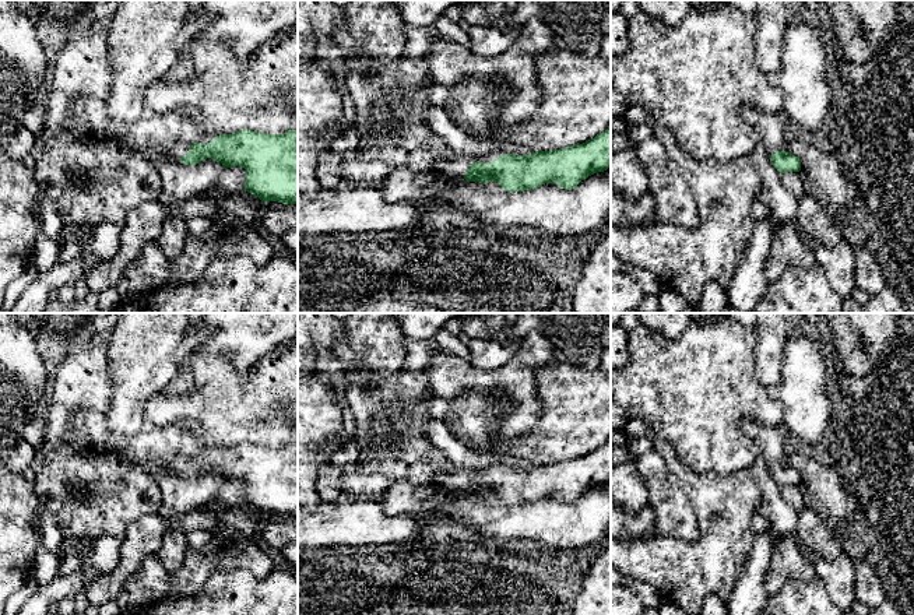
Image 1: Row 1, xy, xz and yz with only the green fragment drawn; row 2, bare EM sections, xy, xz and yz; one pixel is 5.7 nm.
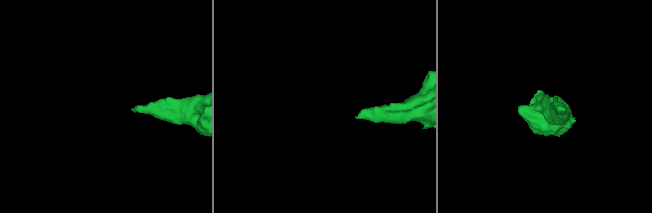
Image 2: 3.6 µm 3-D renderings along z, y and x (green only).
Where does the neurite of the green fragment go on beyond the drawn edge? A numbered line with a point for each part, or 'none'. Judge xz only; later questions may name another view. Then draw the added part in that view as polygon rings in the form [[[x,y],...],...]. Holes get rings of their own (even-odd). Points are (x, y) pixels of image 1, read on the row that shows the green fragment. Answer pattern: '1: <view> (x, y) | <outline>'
1: xz (453, 171) | [[[492,152],[482,157],[465,157],[463,154],[456,154],[453,159],[440,159],[435,164],[435,172],[440,179],[450,183],[468,183],[464,176],[472,162],[493,162],[500,155],[506,152]]]

